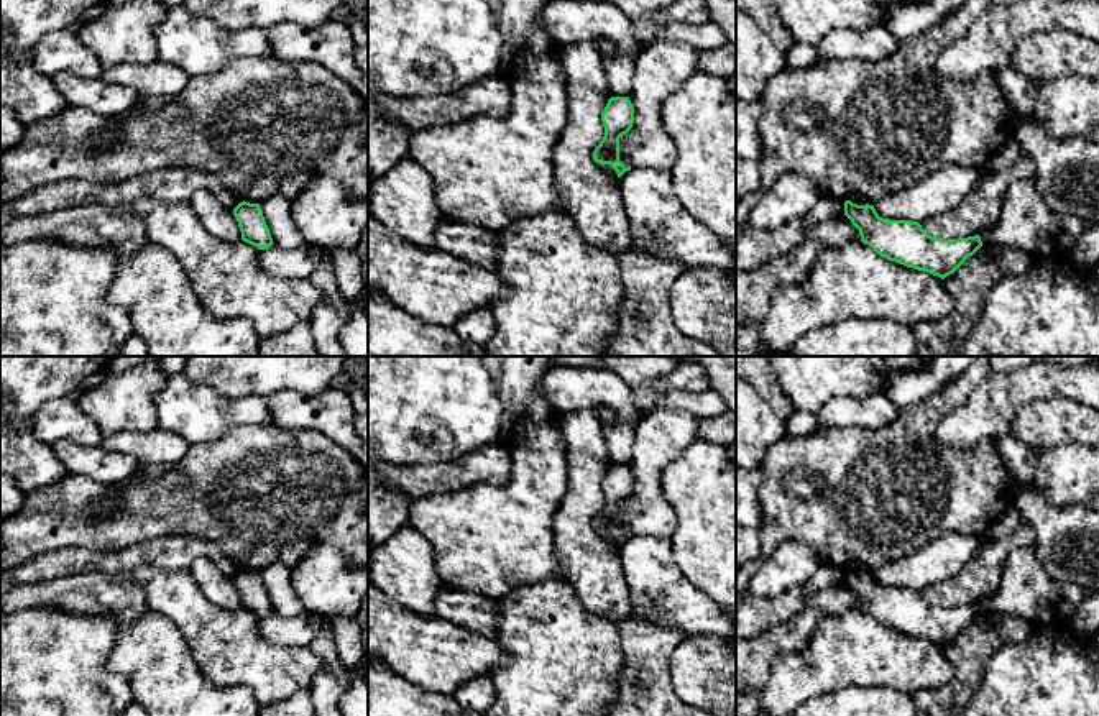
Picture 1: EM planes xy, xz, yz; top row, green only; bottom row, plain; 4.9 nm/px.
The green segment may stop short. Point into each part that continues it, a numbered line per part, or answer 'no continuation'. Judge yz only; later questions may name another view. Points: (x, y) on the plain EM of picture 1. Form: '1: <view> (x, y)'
no continuation

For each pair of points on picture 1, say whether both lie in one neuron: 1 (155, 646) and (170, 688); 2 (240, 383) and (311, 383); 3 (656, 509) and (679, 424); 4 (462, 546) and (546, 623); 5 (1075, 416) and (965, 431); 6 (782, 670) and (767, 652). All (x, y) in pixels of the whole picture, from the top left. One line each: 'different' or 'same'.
1: same
2: same
3: same
4: different
5: different
6: different

